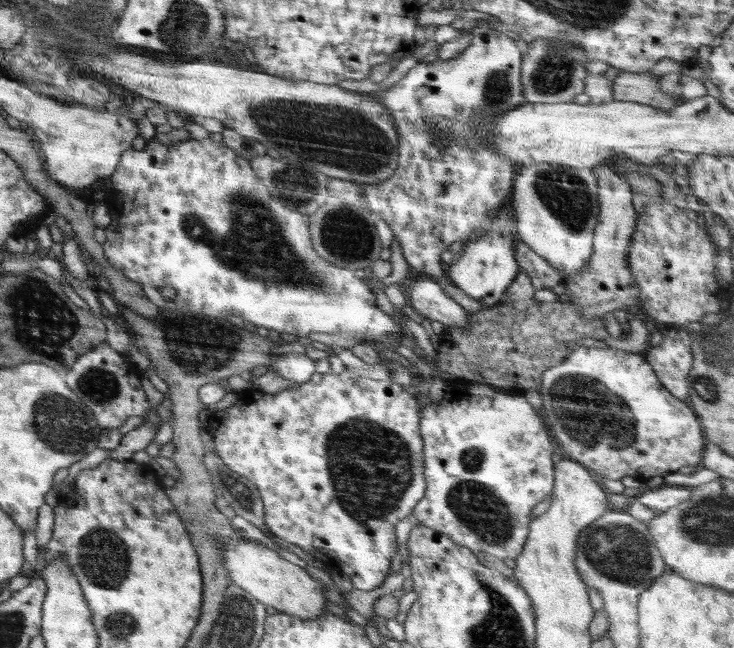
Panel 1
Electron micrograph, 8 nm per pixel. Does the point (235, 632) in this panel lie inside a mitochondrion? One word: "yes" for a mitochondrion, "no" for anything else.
yes

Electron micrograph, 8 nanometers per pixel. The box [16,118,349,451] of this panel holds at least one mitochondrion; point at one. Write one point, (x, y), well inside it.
(247, 242)

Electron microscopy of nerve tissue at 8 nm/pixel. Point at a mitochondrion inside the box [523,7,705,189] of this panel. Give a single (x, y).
(555, 69)

